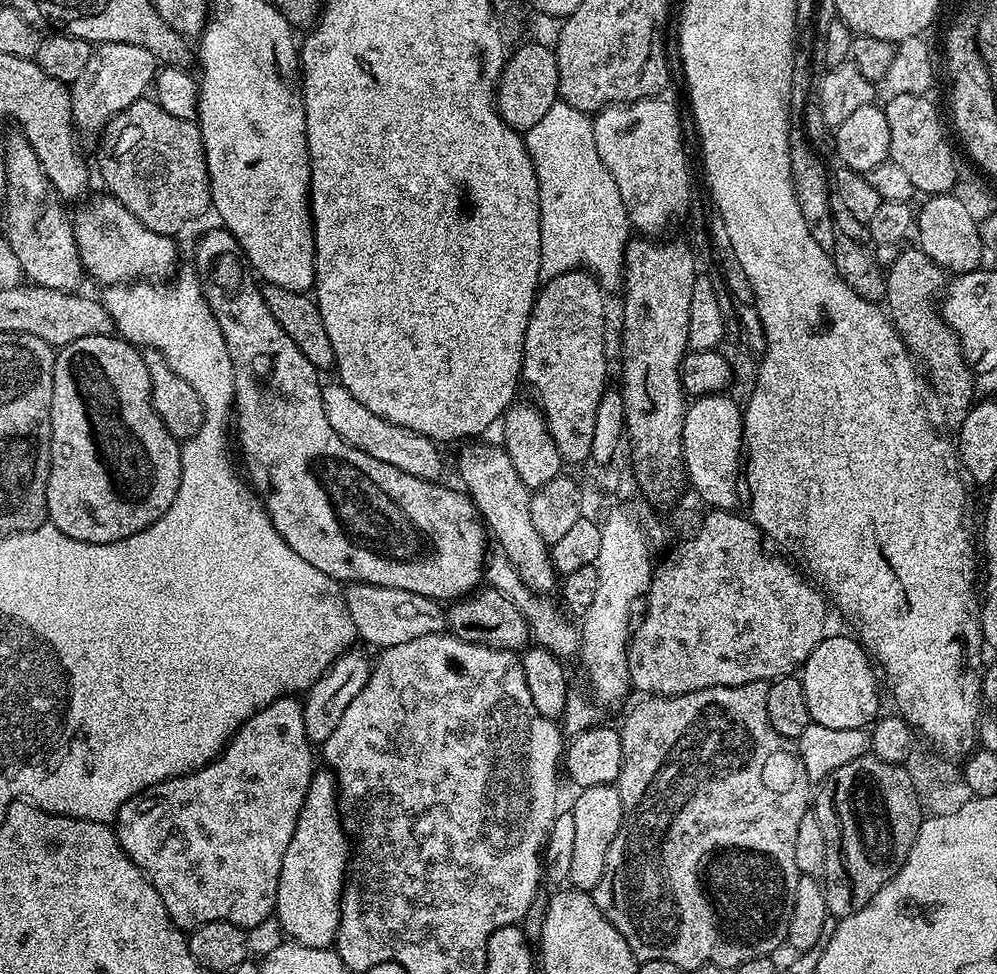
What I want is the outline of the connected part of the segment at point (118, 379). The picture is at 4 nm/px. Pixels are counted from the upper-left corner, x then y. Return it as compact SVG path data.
M113 334L78 338L56 352L54 390L52 391L52 461L46 486L46 506L48 507L48 520L55 528L62 530L62 534L66 534L78 542L109 544L118 542L122 538L130 538L130 534L138 534L142 530L146 530L154 521L162 518L162 514L166 514L166 510L170 510L170 506L178 494L181 447L181 441L172 436L152 405L150 374L147 373L146 362L139 347L133 346L129 341Z

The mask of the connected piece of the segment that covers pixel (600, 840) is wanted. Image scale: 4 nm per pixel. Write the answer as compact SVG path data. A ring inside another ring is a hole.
M616 784L590 786L579 789L575 794L577 795L576 801L570 805L575 825L574 854L571 855L567 883L573 889L591 893L592 889L598 886L604 873L610 842L614 842L614 834L618 834L618 830L622 826L624 817L622 798Z

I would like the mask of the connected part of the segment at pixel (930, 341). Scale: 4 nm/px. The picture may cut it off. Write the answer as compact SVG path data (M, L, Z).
M919 246L911 247L905 252L897 251L895 258L887 265L886 308L895 323L897 332L904 340L904 345L926 373L931 395L932 392L936 395L936 400L944 411L945 422L952 427L952 430L956 430L959 429L960 423L964 421L977 399L978 380L975 375L972 377L974 368L966 362L964 352L960 348L959 336L944 321L941 309L938 307L938 297L945 287L944 269L937 266L930 258L926 258L926 254Z

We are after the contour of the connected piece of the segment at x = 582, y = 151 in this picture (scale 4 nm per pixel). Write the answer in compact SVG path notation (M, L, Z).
M558 102L550 106L546 115L534 126L530 126L528 132L523 133L524 145L534 164L534 174L538 178L542 238L540 275L545 281L549 281L558 274L587 270L601 288L619 289L624 274L624 251L630 239L630 225L626 206L622 206L622 194L618 194L618 186L614 186L614 178L610 170L606 170L602 158L598 158L592 121L593 117L589 113L574 110L574 106Z

